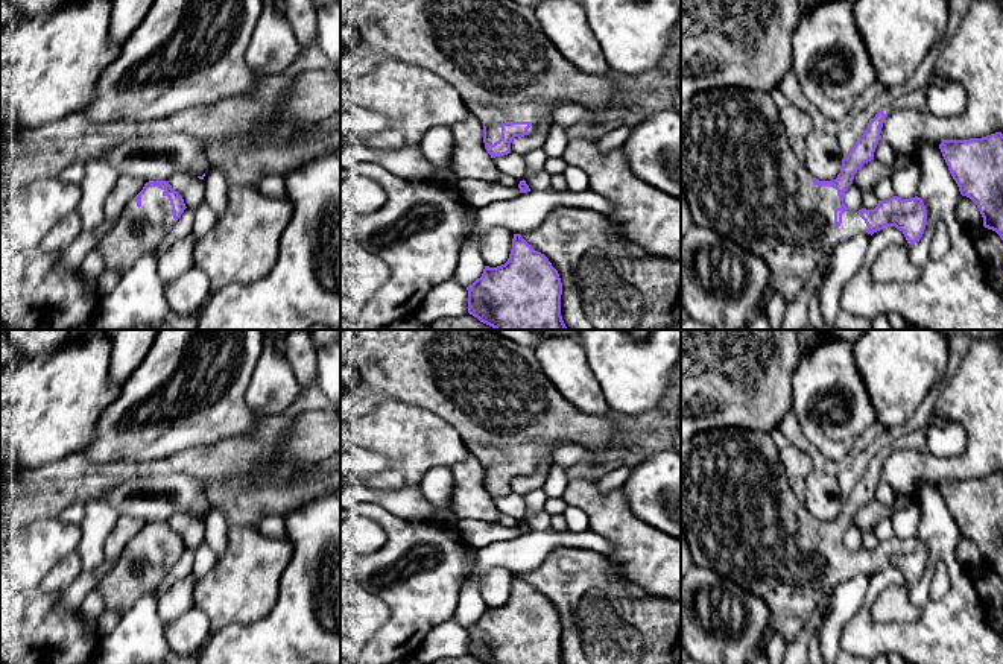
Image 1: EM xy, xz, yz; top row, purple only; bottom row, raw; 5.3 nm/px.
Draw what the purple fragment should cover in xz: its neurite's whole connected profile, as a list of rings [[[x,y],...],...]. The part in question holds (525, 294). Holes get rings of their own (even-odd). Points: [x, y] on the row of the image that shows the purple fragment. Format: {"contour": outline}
{"contour": [[[514,234],[505,264],[485,266],[468,290],[468,313],[494,330],[568,330],[561,316],[562,283],[549,258],[535,251],[521,234]]]}

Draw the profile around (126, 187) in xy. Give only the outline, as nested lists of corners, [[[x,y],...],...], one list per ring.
[[[120,175],[103,204],[105,220],[117,220],[128,202],[143,190],[144,184],[140,178]]]

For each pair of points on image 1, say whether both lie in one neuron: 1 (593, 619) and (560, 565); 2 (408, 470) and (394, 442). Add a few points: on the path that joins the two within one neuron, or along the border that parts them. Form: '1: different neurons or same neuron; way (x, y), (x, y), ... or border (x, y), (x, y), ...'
1: same neuron; way (593, 605), (591, 597), (573, 579)
2: same neuron; way (408, 464), (408, 456), (400, 448)

